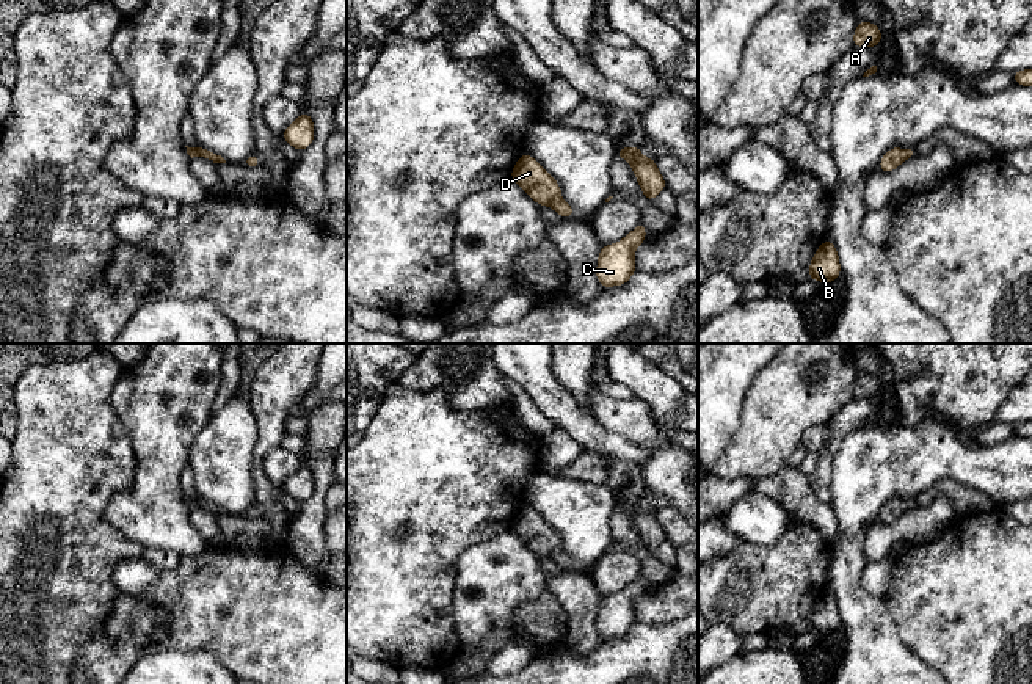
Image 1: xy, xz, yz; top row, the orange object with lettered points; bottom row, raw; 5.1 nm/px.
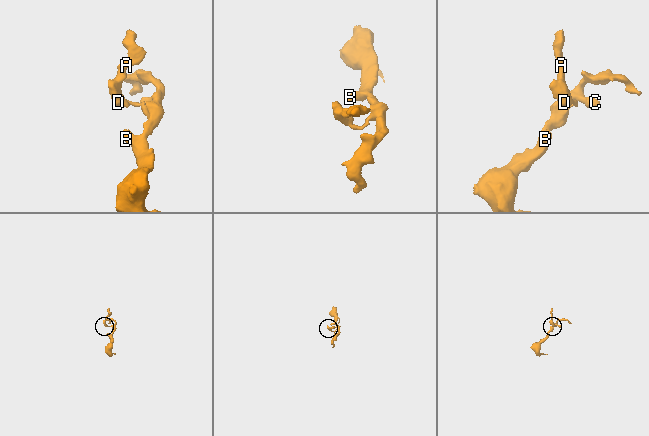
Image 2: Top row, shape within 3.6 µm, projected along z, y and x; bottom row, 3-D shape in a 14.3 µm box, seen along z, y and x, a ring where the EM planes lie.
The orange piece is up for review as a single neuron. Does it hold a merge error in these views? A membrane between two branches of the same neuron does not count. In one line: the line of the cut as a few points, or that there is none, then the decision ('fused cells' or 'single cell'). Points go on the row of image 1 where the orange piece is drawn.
cut xz (560, 200), (549, 204); fused cells

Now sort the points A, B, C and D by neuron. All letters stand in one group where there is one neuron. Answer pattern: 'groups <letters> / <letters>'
groups A D / B C

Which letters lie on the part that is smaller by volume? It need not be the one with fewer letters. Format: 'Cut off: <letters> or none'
Cut off: A, D

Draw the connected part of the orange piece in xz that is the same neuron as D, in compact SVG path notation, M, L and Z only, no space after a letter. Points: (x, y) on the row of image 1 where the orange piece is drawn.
M522 154L511 177L540 206L560 201L561 190L555 179L529 154Z

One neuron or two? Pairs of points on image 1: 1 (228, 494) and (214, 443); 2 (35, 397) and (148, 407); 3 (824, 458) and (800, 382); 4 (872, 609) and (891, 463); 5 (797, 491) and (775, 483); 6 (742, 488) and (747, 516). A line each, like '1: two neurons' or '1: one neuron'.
1: one neuron
2: two neurons
3: two neurons
4: one neuron
5: one neuron
6: two neurons

